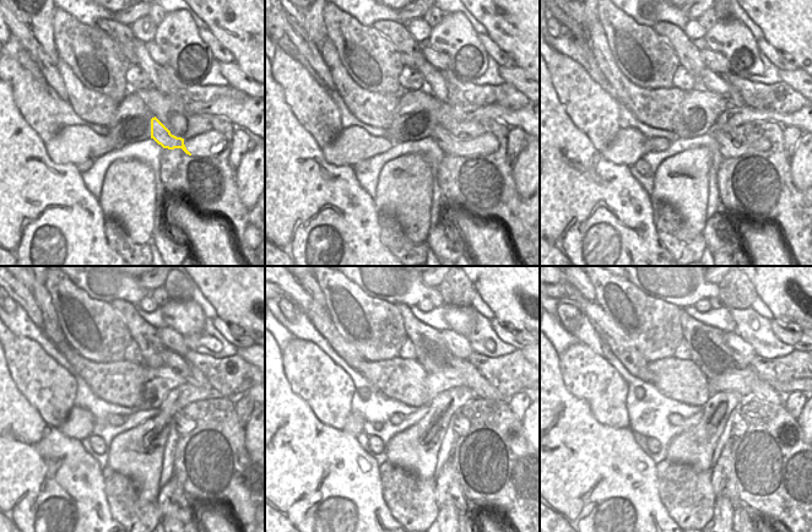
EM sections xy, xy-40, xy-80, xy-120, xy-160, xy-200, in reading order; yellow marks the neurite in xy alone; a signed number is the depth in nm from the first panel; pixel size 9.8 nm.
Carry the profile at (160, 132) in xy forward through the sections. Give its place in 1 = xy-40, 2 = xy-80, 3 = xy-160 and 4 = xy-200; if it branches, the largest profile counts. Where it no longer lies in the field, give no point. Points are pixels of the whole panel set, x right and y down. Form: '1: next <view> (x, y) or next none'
1: next xy-40 (450, 145)
2: next xy-80 (725, 142)
3: next xy-160 (461, 425)
4: next xy-200 (740, 427)

